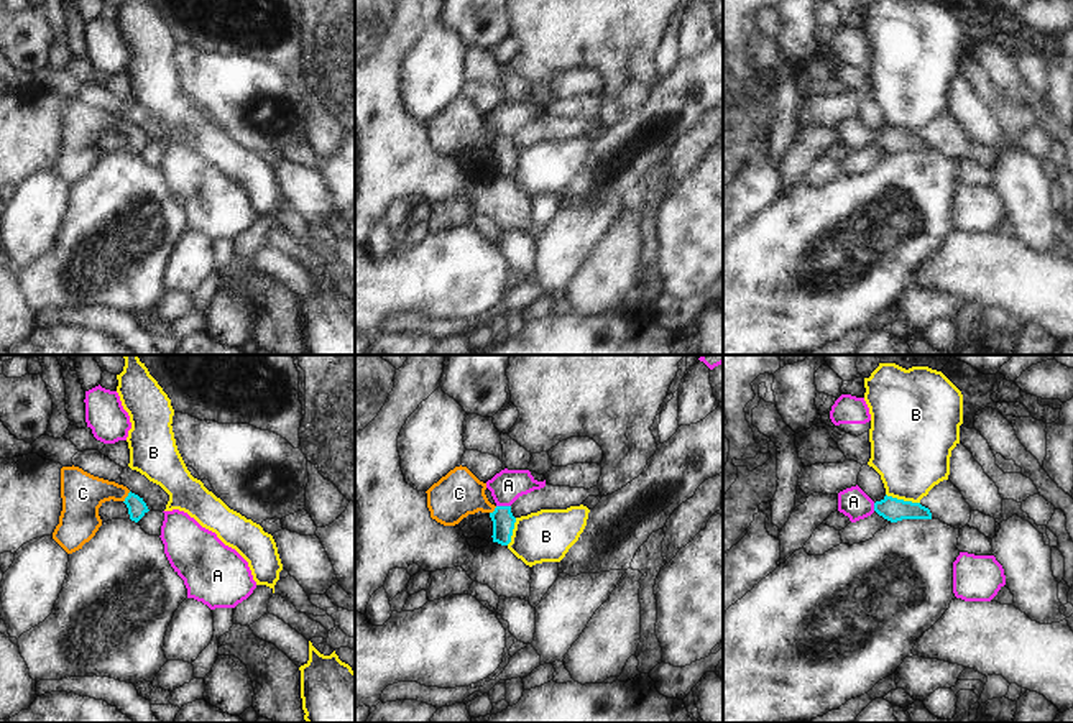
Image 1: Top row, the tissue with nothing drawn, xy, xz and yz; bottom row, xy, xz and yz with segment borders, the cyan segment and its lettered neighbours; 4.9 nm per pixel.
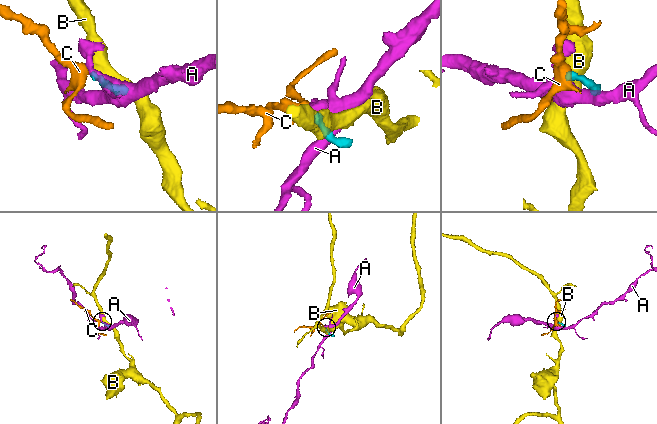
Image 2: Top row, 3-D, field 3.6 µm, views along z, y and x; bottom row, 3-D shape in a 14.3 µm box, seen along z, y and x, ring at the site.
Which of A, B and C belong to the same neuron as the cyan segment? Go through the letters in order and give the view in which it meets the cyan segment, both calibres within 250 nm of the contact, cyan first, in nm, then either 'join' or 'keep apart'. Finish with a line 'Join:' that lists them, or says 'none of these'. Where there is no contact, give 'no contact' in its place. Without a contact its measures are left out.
A: xz | 110/160 nm | keep apart
B: yz | 120/380 nm | keep apart
C: xy | 90/200 nm | join
Join: C

